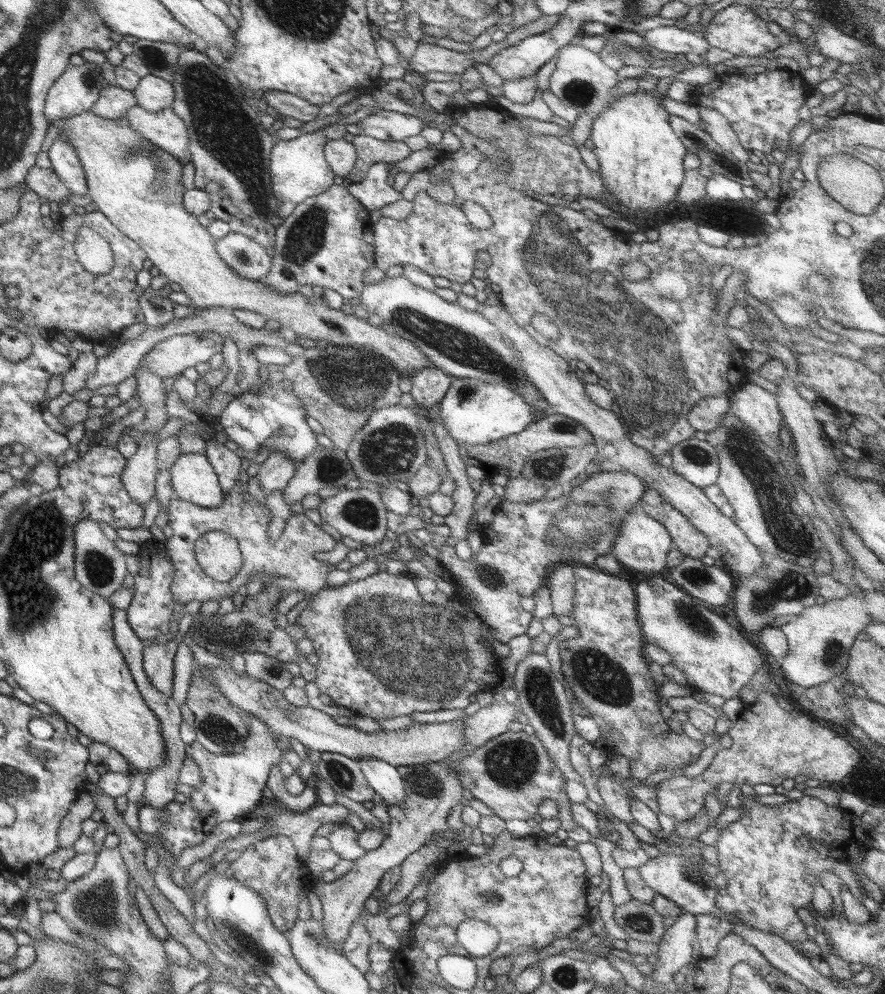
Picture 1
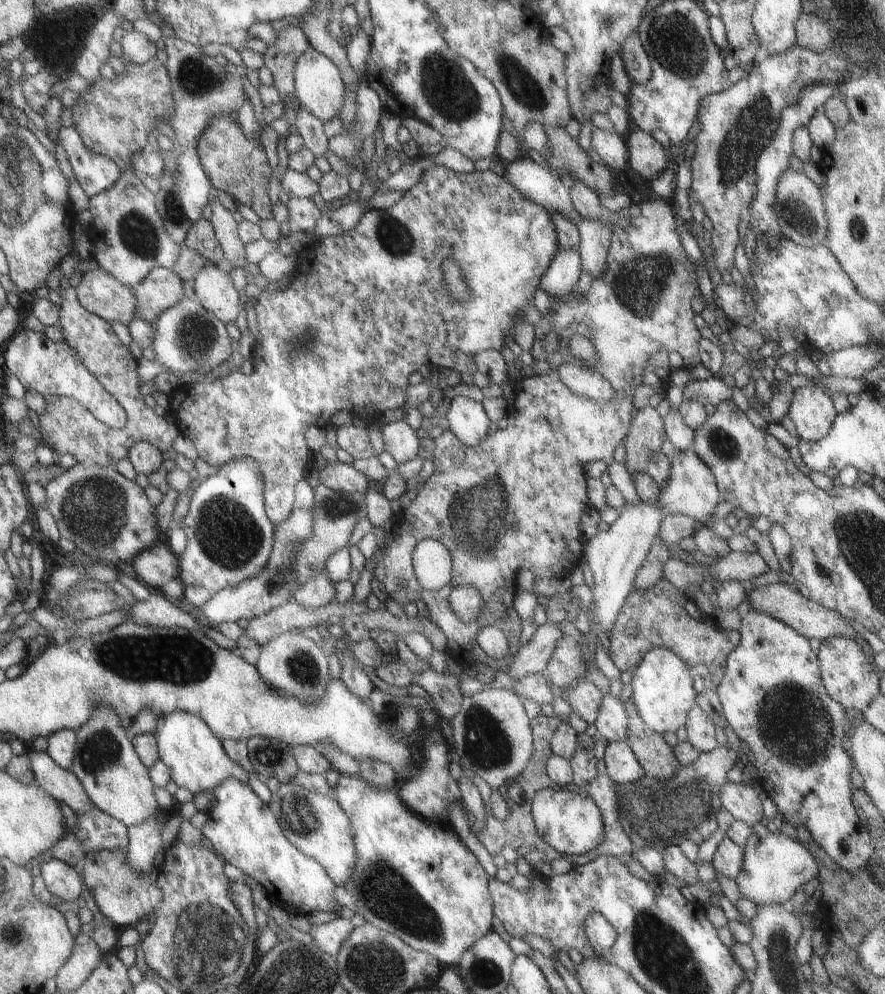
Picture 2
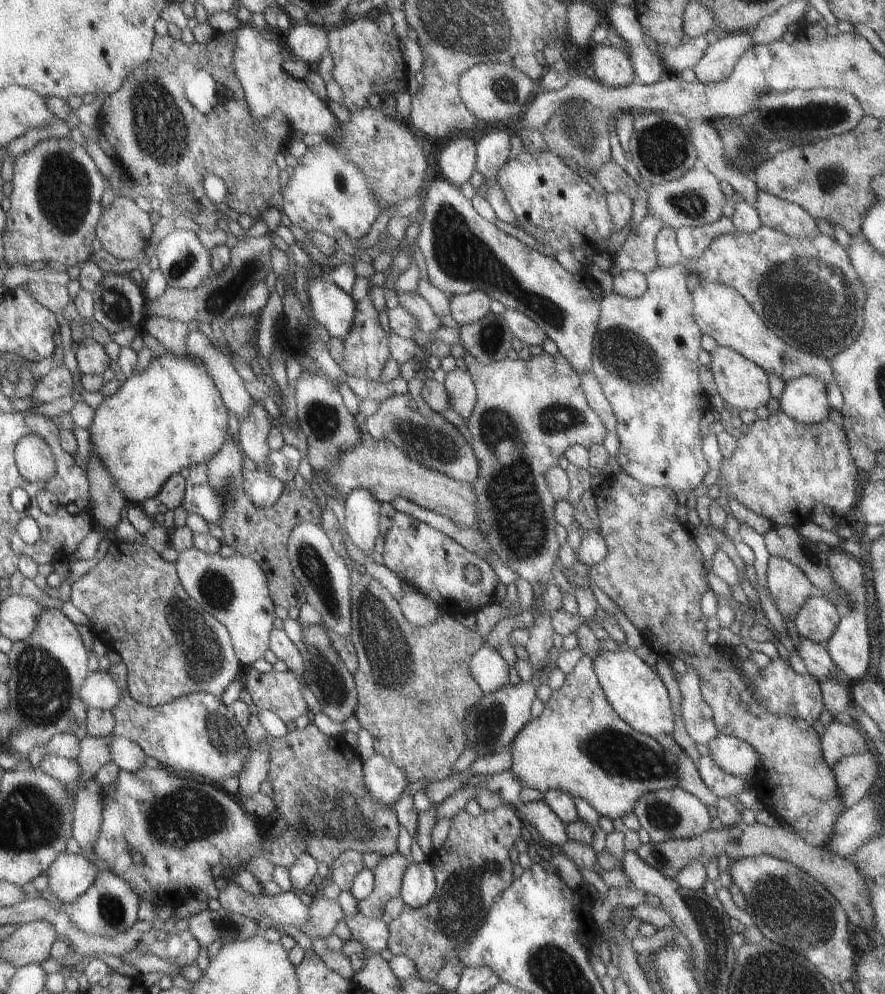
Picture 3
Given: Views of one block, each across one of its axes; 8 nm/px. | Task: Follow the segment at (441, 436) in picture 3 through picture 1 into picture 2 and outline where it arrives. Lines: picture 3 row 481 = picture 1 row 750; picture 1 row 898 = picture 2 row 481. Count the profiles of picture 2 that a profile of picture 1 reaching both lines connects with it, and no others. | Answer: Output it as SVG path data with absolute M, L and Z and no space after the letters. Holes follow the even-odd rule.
M339 460L335 464L327 464L319 470L319 484L333 490L333 492L345 492L355 494L367 492L367 486L371 484L361 472L357 472L351 464L341 464Z

